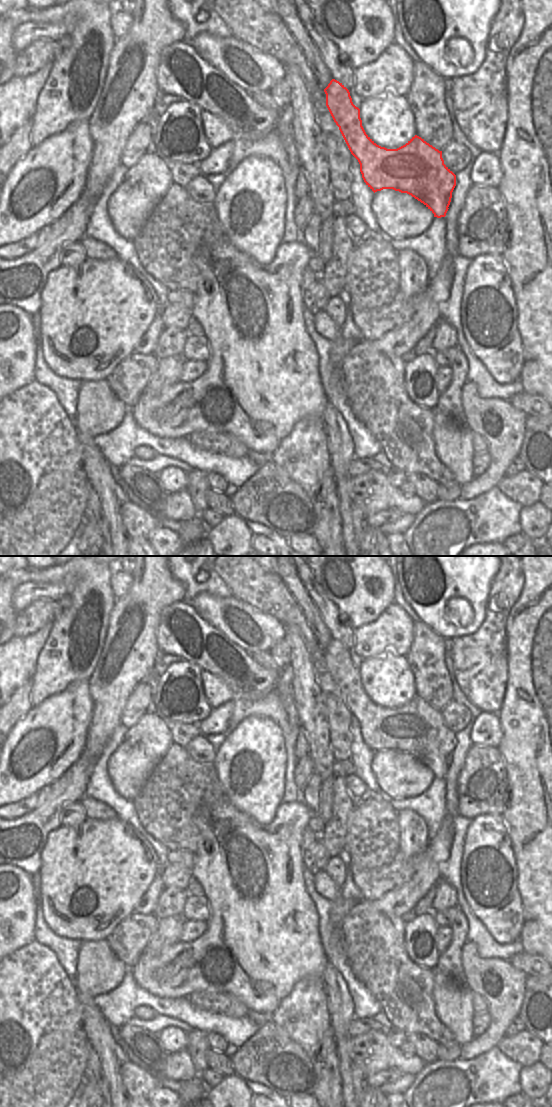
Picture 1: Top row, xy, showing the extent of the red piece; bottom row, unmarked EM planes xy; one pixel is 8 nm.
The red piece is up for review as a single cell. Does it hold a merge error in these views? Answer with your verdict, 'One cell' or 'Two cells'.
Two cells

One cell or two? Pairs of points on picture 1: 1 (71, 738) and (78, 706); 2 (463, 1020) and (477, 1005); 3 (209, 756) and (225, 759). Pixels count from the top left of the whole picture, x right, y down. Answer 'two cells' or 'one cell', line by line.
1: one cell
2: two cells
3: two cells

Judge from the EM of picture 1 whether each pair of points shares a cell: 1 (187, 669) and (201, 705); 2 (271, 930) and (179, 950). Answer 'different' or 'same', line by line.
1: same
2: same

